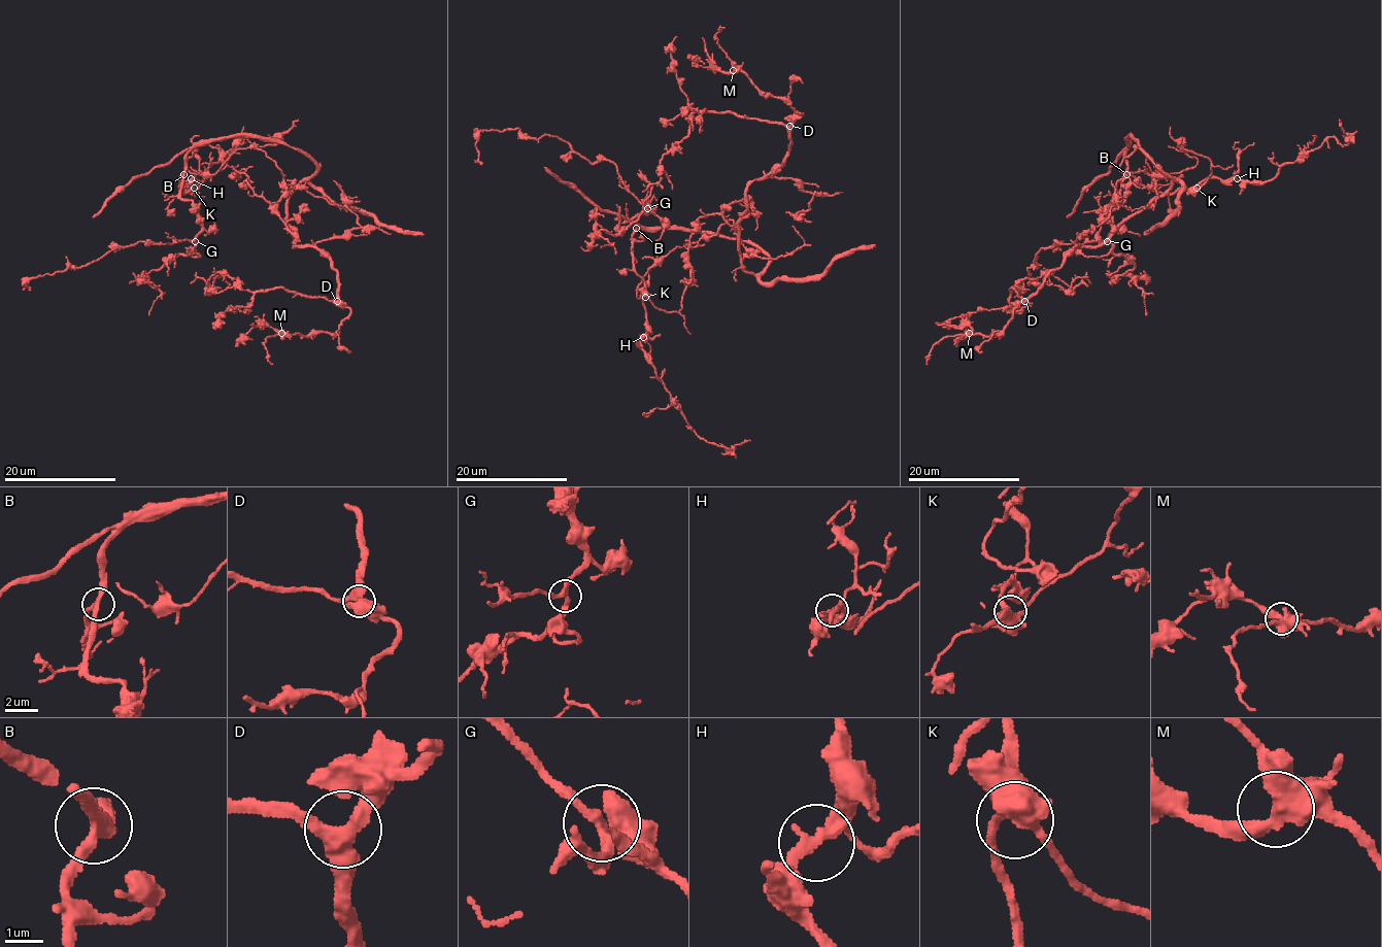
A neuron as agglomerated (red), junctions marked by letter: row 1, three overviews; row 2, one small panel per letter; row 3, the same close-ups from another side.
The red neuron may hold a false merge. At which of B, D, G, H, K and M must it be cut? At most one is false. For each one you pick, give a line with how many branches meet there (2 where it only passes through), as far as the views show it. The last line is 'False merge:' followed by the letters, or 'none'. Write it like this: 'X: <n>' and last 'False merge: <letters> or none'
False merge: none

